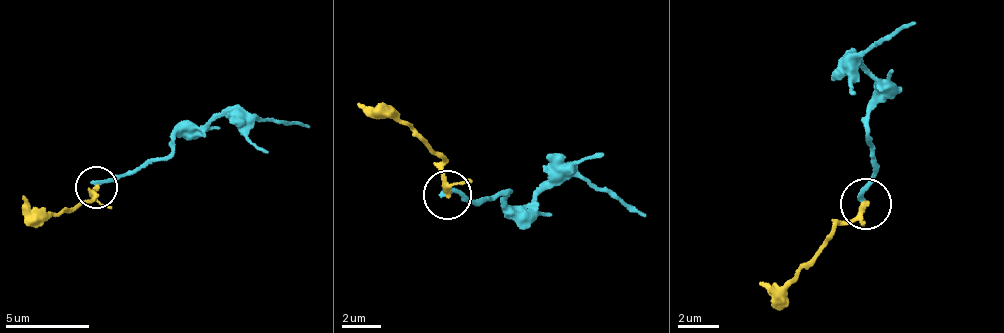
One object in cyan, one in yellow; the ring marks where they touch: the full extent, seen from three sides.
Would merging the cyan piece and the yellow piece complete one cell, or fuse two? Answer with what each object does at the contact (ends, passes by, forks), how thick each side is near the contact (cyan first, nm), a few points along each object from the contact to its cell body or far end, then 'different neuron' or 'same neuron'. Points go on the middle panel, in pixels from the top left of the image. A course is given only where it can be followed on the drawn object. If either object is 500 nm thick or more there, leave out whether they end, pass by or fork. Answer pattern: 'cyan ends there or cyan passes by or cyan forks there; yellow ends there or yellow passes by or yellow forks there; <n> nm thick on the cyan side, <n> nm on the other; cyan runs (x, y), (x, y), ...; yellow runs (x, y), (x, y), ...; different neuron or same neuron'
cyan ends there; yellow passes by; 240 nm thick on the cyan side, 200 nm on the other; cyan runs (444, 194), (502, 195), (508, 190), (514, 204), (528, 205), (571, 177), (610, 188), (645, 217); yellow runs (446, 193), (438, 154), (403, 120), (359, 104); different neuron

